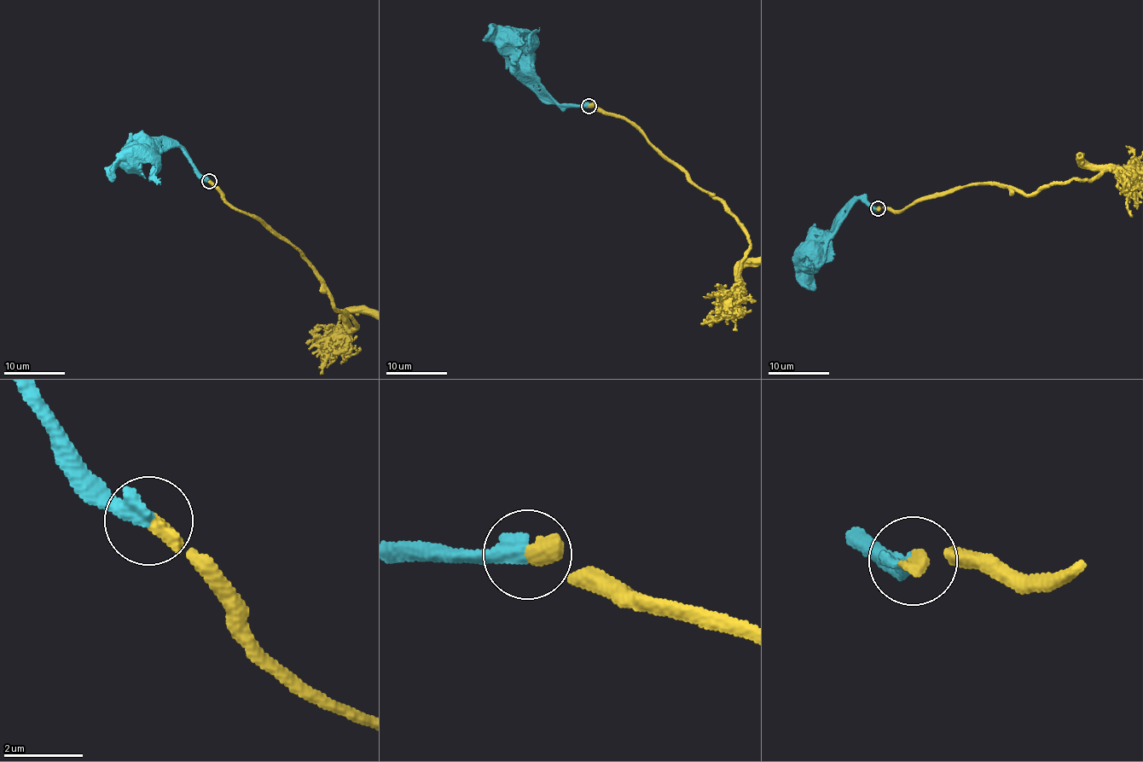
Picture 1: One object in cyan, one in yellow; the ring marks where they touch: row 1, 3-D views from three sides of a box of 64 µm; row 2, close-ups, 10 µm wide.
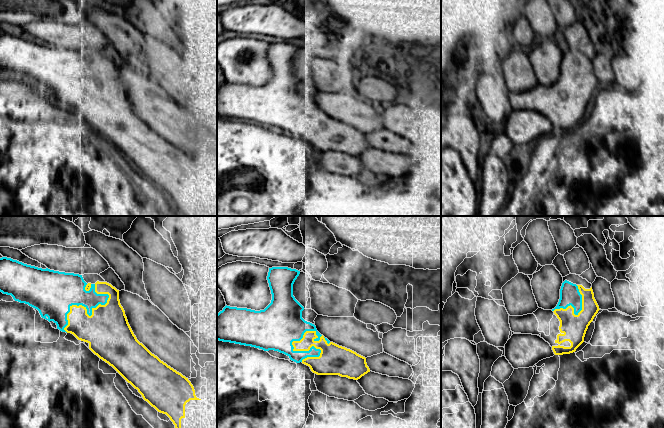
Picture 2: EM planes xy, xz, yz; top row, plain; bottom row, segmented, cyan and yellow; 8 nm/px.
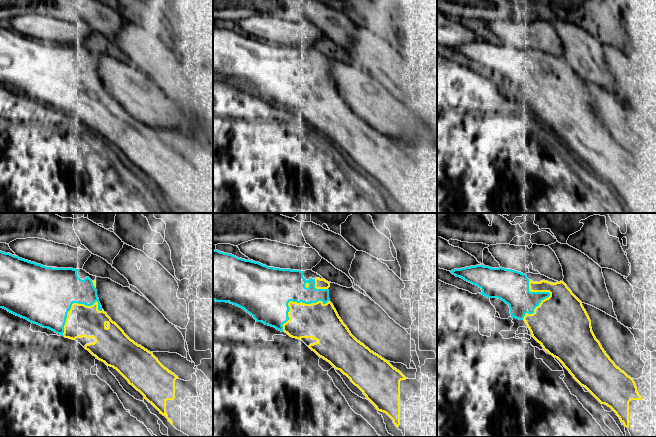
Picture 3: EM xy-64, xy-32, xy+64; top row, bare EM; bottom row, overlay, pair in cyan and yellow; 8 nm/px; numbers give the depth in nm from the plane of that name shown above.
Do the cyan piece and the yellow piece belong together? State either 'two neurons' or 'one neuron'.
one neuron

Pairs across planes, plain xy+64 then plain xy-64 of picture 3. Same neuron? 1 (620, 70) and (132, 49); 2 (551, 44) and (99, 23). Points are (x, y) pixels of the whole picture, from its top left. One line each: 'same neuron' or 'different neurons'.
1: same neuron
2: different neurons

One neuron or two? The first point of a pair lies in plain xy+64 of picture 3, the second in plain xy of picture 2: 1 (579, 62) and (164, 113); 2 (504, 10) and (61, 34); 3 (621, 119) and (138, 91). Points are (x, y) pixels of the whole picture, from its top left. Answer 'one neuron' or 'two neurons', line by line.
1: two neurons
2: two neurons
3: one neuron

